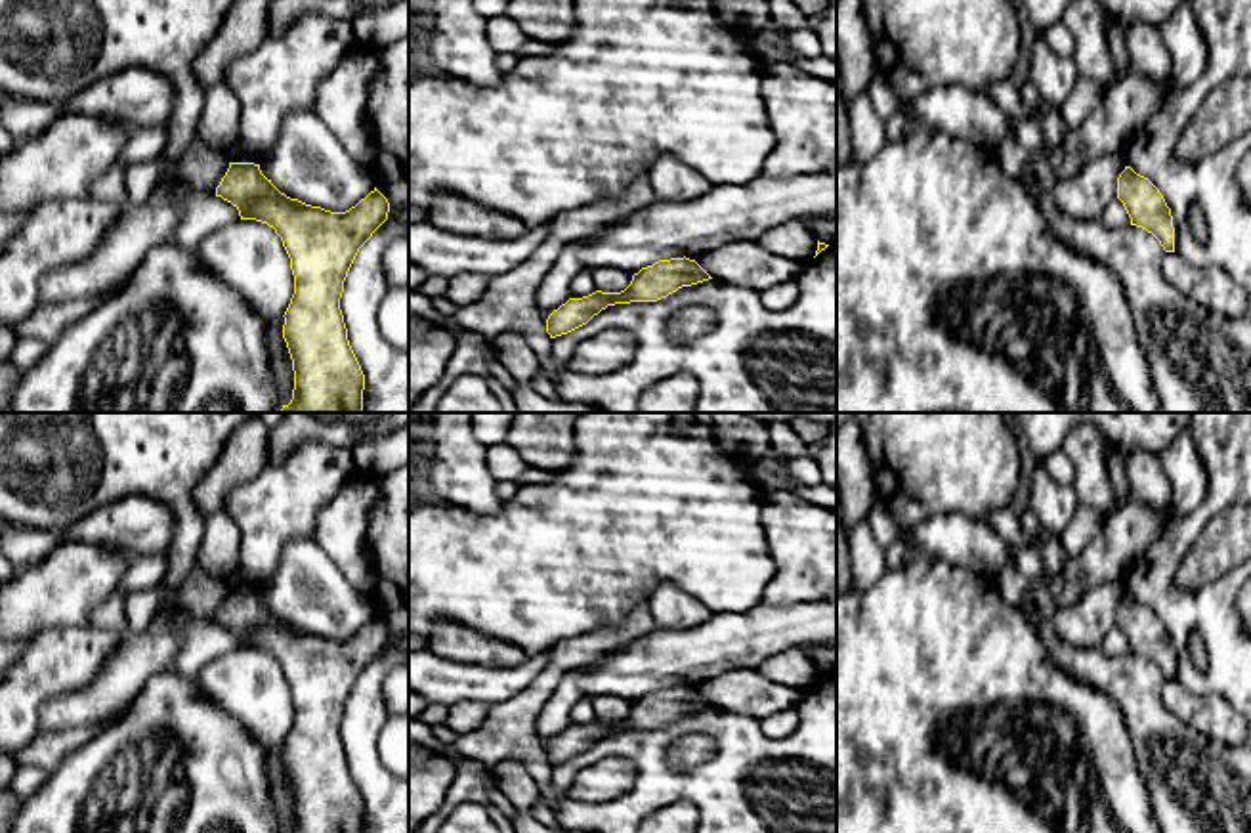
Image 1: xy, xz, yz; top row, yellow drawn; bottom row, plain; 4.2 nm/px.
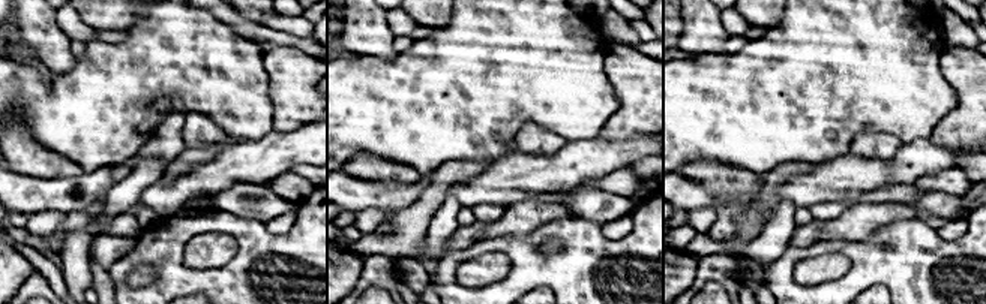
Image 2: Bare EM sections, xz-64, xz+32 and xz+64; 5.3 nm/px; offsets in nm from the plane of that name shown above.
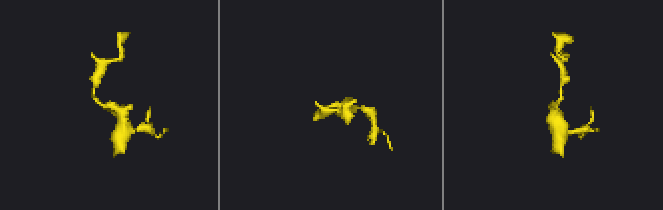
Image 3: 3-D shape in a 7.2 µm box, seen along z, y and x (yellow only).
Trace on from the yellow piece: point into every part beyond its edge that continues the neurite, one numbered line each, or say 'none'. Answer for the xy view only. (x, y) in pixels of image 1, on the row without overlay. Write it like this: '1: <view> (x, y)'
none

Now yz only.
none

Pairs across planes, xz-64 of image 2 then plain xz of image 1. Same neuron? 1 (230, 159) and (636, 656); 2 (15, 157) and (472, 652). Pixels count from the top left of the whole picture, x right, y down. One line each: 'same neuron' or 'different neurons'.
1: same neuron
2: same neuron

